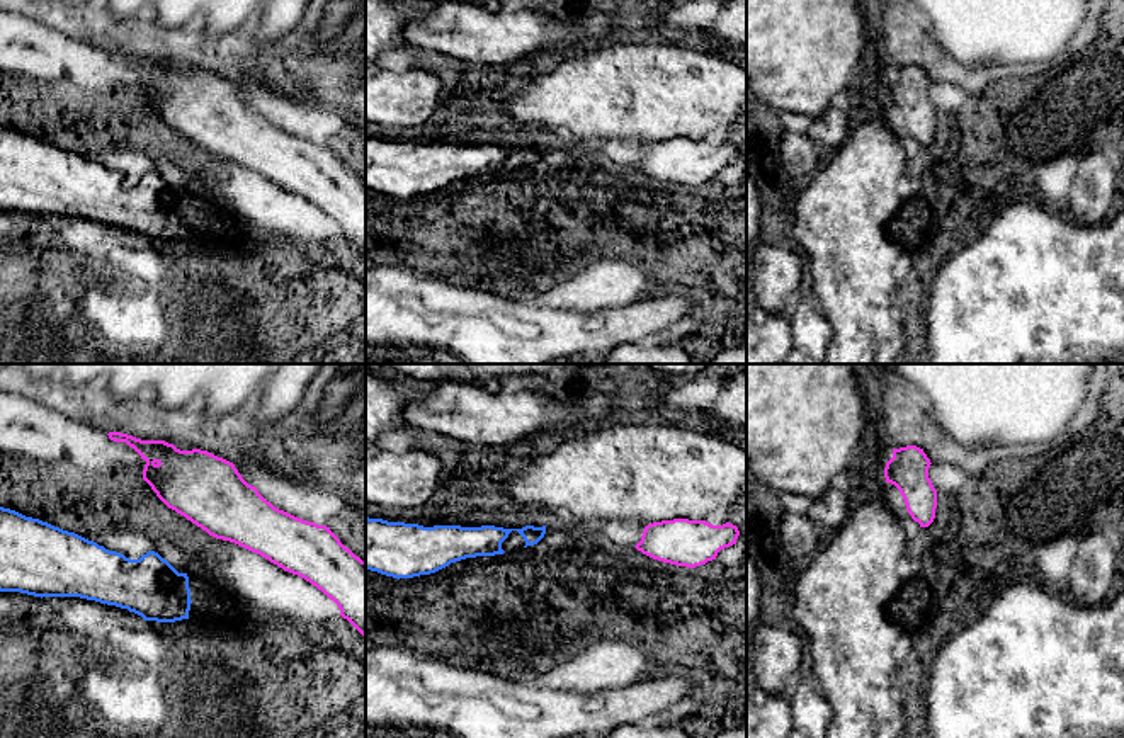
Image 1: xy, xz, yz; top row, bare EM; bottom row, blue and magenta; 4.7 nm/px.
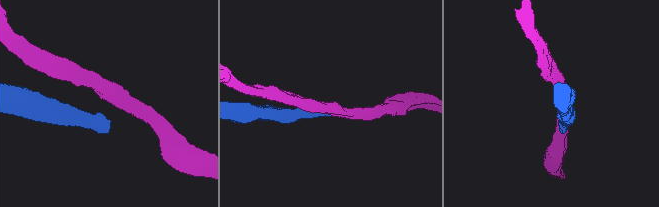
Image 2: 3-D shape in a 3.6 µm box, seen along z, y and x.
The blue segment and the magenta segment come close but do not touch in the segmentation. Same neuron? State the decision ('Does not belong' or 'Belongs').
Does not belong

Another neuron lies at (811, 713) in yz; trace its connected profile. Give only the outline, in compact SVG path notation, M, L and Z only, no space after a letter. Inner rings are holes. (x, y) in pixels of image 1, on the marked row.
M803 675L796 692L787 699L792 723L787 738L826 738L833 712L816 678Z

